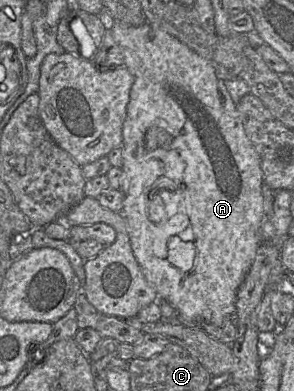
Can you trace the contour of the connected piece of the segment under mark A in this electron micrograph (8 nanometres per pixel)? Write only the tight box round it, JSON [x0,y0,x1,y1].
[111,22,265,326]

